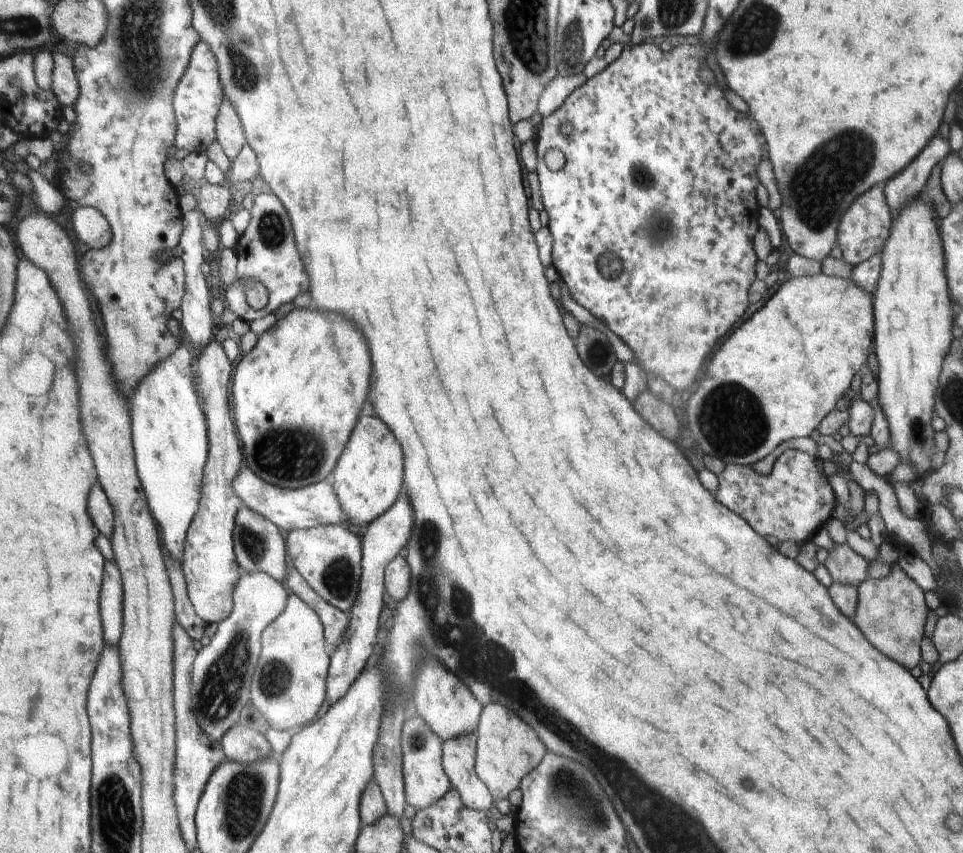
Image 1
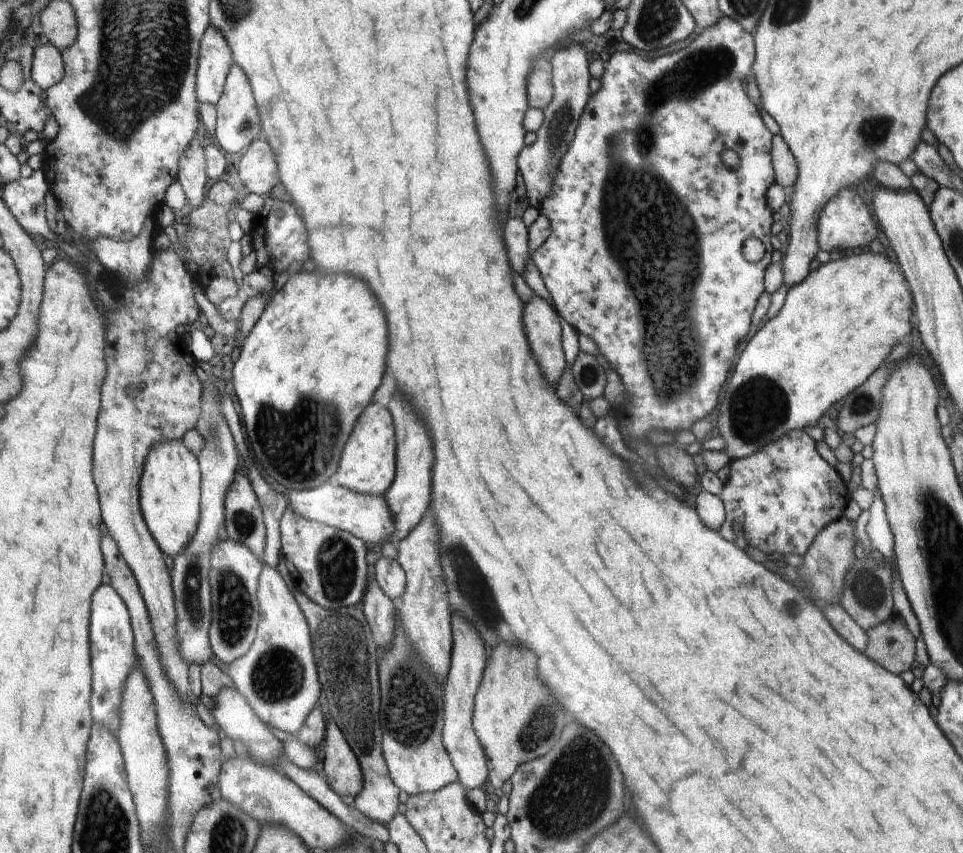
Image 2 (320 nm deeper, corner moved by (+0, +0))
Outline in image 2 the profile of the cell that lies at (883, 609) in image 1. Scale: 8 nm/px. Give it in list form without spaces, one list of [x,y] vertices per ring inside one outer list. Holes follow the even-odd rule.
[[[896,613],[877,627],[868,629],[866,634],[868,644],[864,653],[870,660],[896,676],[912,668],[915,640]]]

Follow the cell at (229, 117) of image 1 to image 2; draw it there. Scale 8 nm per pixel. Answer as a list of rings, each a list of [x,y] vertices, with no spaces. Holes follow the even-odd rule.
[[[238,64],[233,66],[229,74],[229,80],[222,95],[221,101],[217,106],[218,119],[216,136],[220,146],[227,153],[242,154],[256,139],[264,138],[263,127],[260,122],[259,112],[250,81],[242,67]]]

